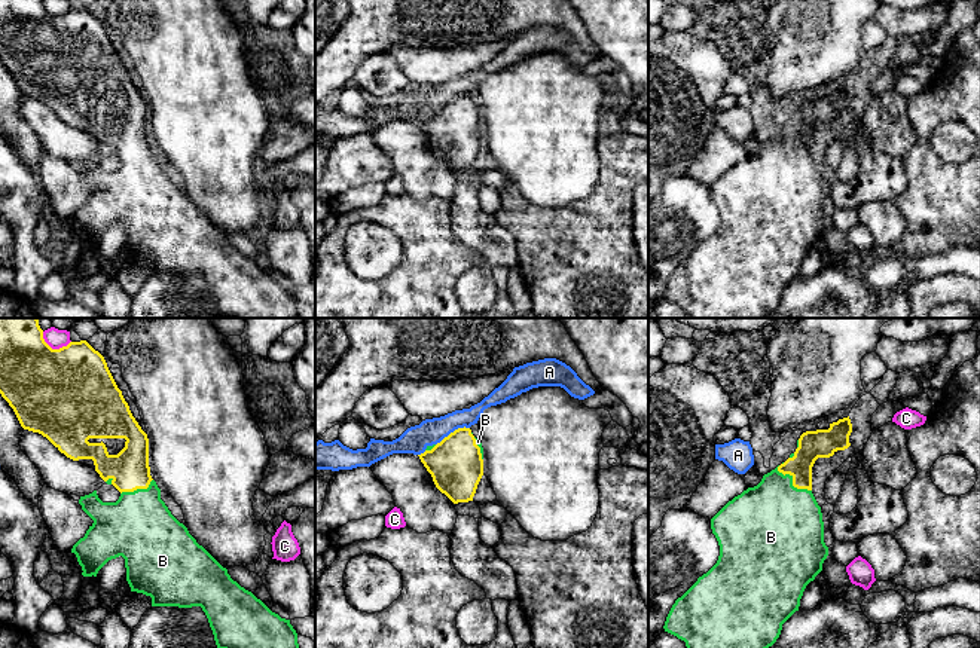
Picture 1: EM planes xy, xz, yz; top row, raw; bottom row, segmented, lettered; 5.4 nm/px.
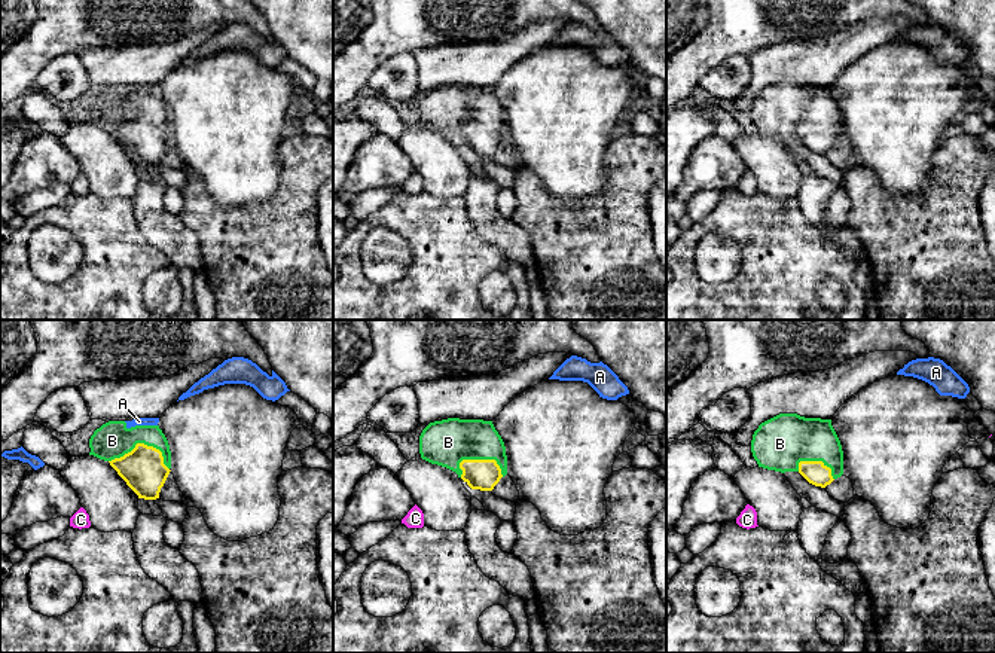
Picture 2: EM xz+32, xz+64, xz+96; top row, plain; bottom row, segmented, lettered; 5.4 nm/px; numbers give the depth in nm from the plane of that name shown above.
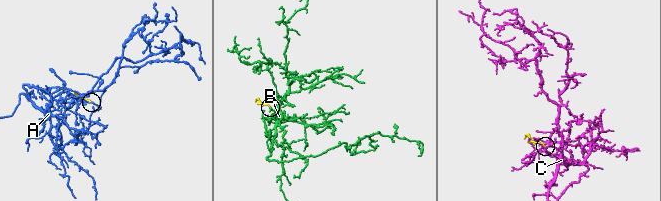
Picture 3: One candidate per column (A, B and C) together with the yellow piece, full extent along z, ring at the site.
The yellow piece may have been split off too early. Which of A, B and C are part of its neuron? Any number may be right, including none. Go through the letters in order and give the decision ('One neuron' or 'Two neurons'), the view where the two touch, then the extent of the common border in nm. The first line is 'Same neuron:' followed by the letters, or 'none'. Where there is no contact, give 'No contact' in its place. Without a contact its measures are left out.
Same neuron: B
A: Two neurons. Touches yellow in xz. Shared border 200 nm
B: One neuron. Touches yellow in yz. Shared border 240 nm
C: Two neurons. Touches yellow in xy. Shared border 170 nm

